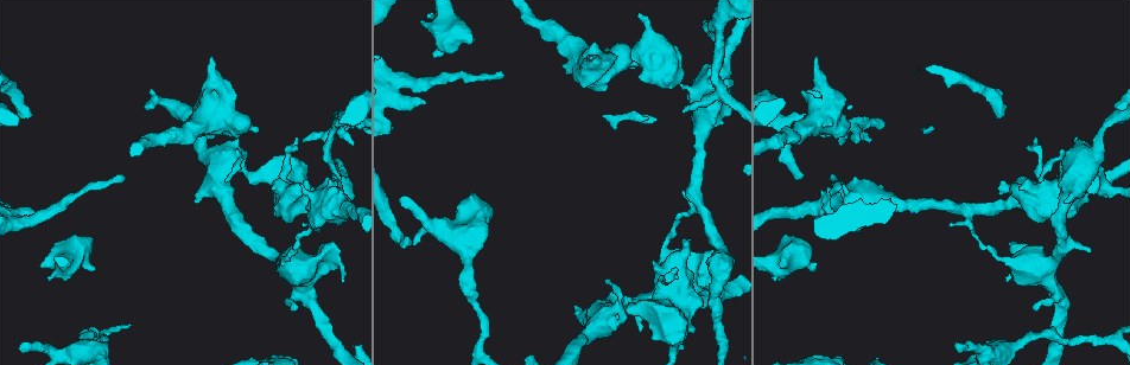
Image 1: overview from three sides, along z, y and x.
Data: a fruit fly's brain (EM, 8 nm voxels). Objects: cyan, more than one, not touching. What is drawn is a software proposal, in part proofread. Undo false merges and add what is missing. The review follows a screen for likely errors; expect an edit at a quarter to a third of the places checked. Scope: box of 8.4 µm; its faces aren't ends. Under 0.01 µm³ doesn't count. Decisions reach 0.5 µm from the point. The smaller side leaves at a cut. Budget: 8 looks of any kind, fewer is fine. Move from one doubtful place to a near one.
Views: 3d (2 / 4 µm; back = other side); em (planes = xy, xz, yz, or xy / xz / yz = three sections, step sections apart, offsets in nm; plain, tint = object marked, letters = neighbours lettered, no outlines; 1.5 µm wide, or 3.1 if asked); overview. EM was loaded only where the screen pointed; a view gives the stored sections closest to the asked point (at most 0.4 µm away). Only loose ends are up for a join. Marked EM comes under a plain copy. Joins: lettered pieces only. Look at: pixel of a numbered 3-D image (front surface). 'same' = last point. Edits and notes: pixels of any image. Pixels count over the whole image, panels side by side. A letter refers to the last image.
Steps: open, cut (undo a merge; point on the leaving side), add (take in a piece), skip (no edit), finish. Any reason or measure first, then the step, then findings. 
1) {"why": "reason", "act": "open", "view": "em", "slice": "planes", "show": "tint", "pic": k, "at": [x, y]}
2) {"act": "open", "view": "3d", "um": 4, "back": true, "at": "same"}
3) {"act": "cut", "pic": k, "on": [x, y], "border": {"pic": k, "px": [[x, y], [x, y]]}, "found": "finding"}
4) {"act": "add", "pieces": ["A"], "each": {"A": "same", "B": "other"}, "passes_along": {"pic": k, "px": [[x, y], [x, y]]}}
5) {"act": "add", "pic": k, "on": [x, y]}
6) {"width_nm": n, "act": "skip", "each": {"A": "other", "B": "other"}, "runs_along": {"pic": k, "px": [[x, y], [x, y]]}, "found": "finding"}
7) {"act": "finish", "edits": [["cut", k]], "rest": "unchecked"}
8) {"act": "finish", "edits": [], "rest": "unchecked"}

{"why": "an open end", "act": "open", "view": "em", "slice": "planes", "show": "letters", "pic": 1, "at": [410, 238]}

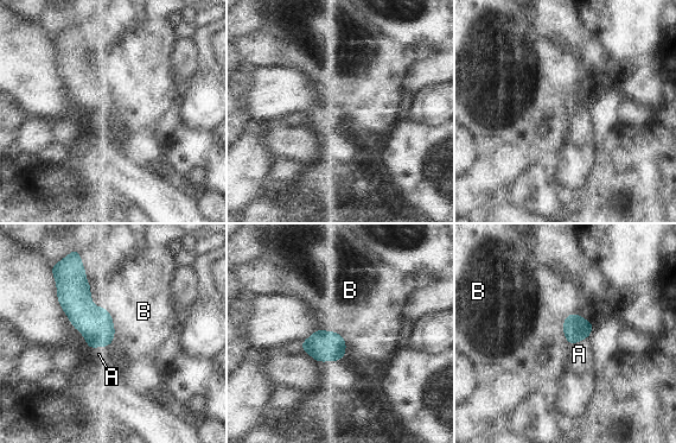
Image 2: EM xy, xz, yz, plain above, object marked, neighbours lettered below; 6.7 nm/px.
{"act": "add", "pic": 2, "on": [579, 354], "each": {"A": "same", "B": "other"}, "passes_along": {"pic": 2, "px": [[575, 328], [578, 341], [579, 354]]}, "found": "the neuron continues"}

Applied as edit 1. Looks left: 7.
{"why": "branch stops here", "act": "open", "view": "em", "slice": "planes", "show": "tint", "pic": 1, "at": [301, 140]}

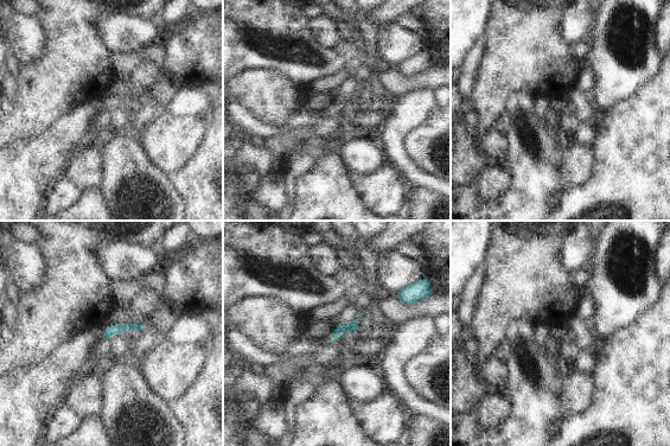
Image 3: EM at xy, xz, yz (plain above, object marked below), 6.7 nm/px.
{"why": "see the neighbours", "act": "open", "view": "em", "slice": "planes", "show": "letters", "at": "same"}

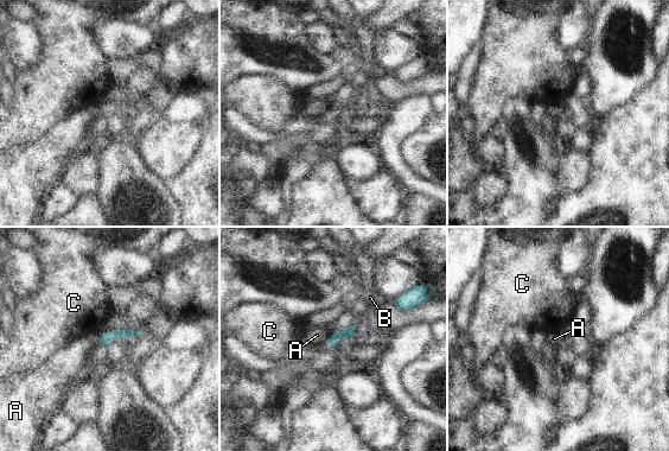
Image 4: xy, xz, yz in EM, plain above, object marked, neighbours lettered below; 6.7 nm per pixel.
{"act": "skip", "each": {"A": "other", "B": "other", "C": "other"}, "border": {"pic": 4, "px": [[102, 335], [100, 340], [101, 348]]}, "found": "no lettered piece goes on from it"}

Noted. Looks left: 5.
{"why": "calibre changes", "act": "open", "view": "em", "slice": "yz", "step": 4, "show": "tint", "pic": 1, "at": [668, 239]}

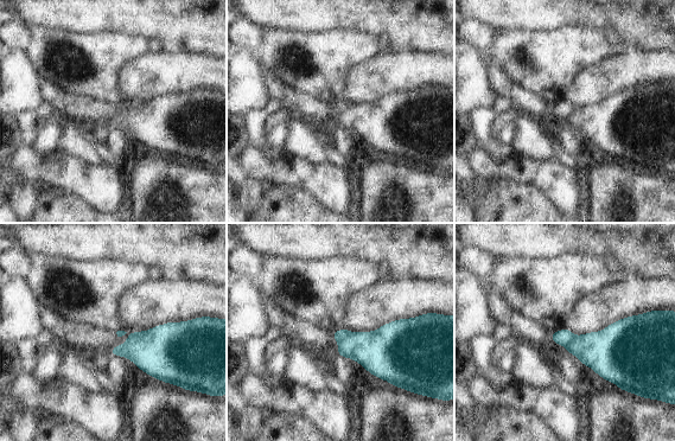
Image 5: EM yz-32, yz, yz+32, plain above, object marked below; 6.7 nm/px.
{"act": "open", "view": "em", "slice": "planes", "show": "letters", "at": "same"}

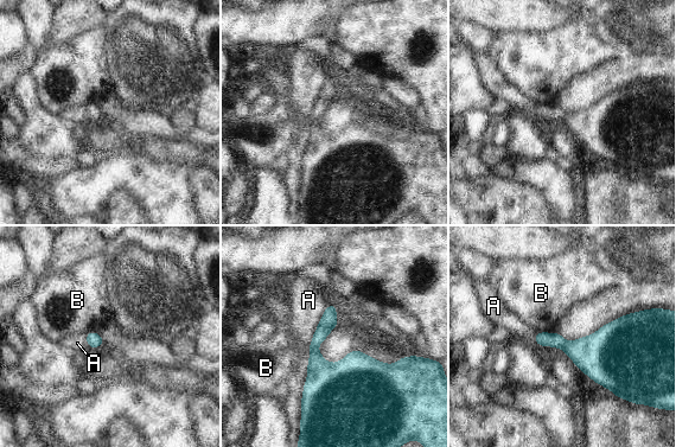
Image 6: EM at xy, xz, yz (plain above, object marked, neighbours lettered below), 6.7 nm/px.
{"act": "cut", "pic": 6, "on": [329, 320], "each": {"A": "other", "B": "other"}, "part_leaving": {"pic": 6, "px": [[331, 307], [329, 321], [312, 346]]}, "found": "a second neuron is stuck on"}

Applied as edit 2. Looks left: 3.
{"act": "finish", "edits": [["add", 2], ["cut", 6]], "rest": "unchecked"}

